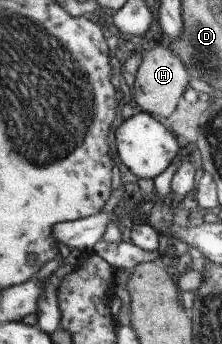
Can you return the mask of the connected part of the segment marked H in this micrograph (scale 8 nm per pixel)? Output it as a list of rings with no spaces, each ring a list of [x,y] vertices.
[[[164,46],[147,48],[142,55],[142,64],[135,76],[134,101],[139,110],[156,118],[168,118],[176,110],[180,97],[189,86],[188,72],[182,60]]]

